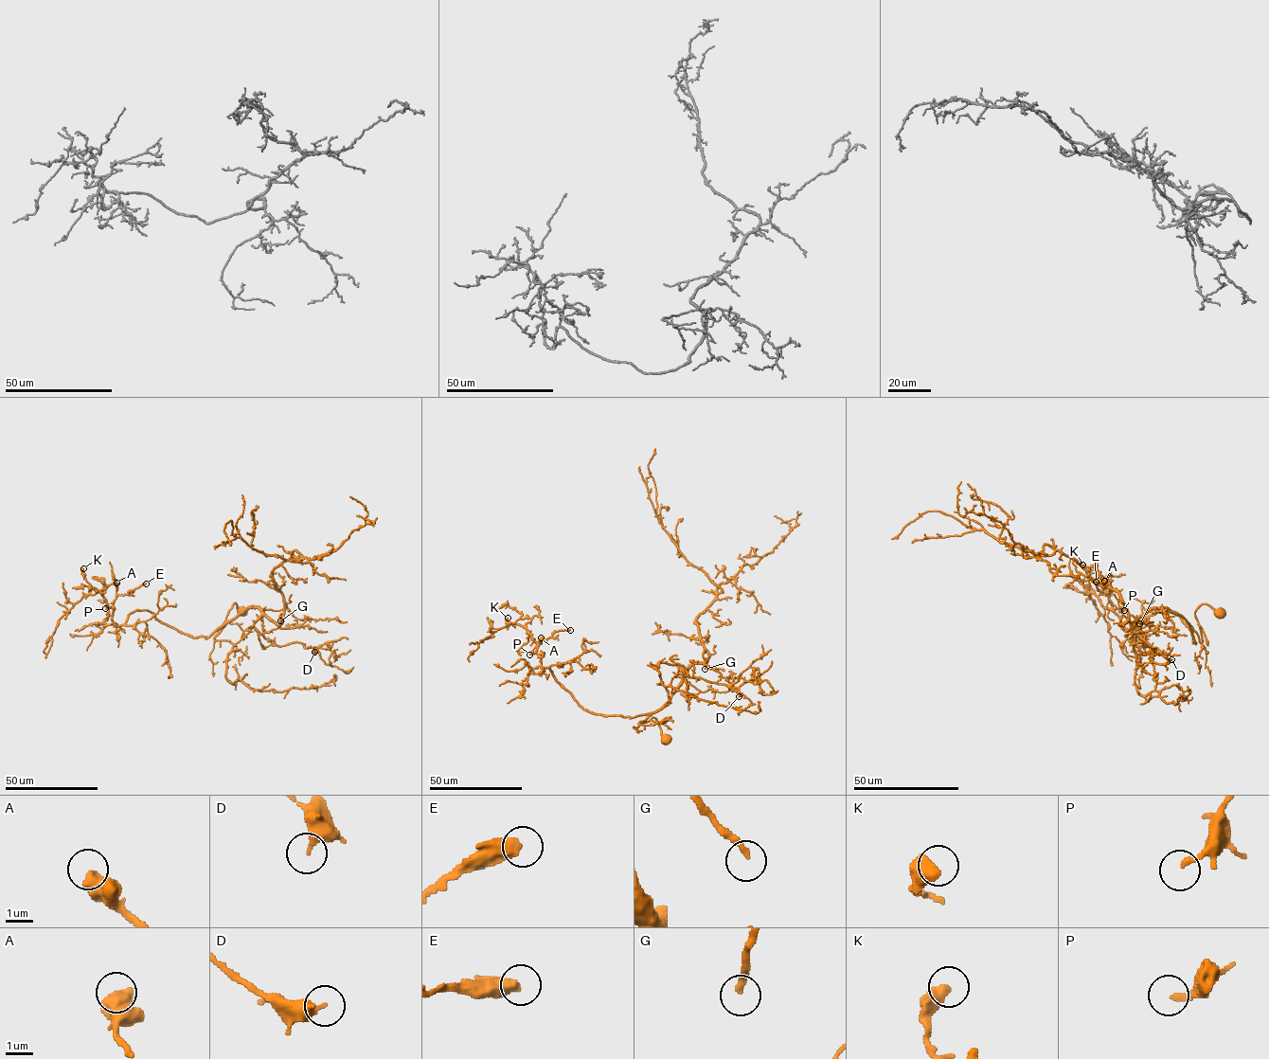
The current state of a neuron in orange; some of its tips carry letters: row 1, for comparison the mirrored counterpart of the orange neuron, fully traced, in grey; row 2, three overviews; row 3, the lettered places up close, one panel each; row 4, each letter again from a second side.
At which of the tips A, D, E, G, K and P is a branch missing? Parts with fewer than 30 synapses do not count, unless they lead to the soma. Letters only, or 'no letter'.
E, G

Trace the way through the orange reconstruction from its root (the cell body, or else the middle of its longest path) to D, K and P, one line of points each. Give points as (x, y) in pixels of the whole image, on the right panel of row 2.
D: (1221, 612), (1206, 603), (1196, 610), (1201, 642), (1175, 612), (1145, 612), (1138, 635), (1171, 659)
K: (1221, 612), (1206, 603), (1196, 610), (1201, 642), (1169, 612), (1128, 630), (1090, 587), (1082, 565)
P: (1221, 612), (1196, 610), (1193, 642), (1178, 616), (1128, 630), (1124, 610)

